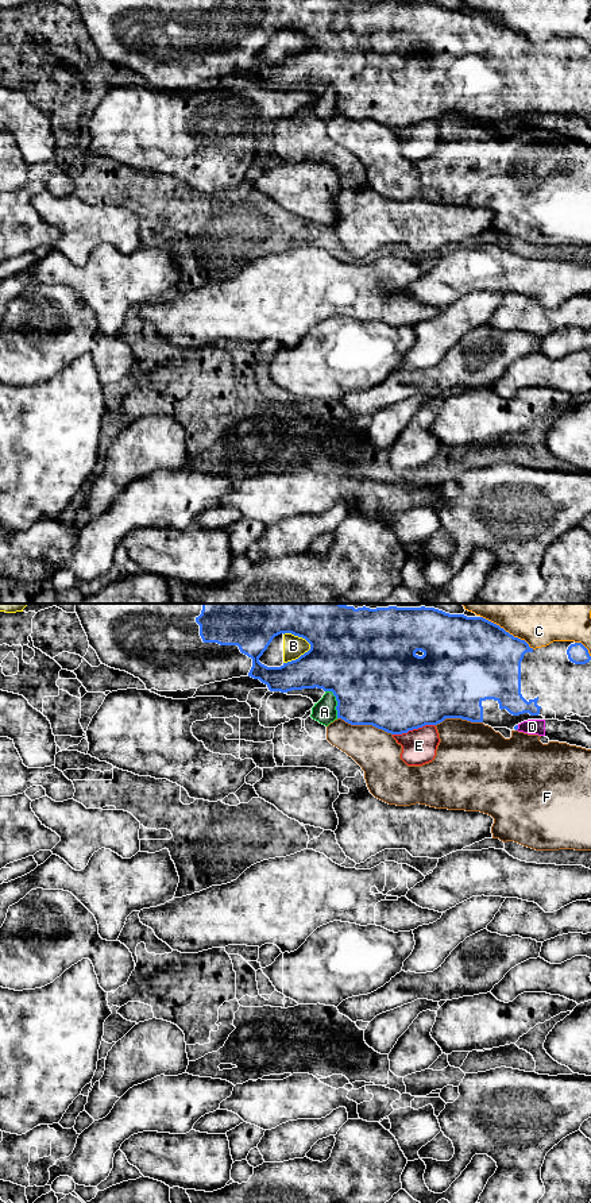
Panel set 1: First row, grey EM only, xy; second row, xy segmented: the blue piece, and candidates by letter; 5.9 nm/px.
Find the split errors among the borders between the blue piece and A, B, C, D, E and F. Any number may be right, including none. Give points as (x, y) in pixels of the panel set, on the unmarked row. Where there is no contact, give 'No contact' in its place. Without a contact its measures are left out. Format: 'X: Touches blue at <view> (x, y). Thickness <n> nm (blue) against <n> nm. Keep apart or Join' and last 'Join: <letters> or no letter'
A: Touches blue at xy (338, 97). Thickness 500 nm (blue) against 140 nm. Keep apart
B: Touches blue at xy (300, 51). Thickness 400 nm (blue) against 130 nm. Keep apart
C: Touches blue at xy (508, 27). Thickness 480 nm (blue) against 240 nm. Keep apart
D: Touches blue at xy (517, 123). Thickness 20 nm (blue) against 100 nm. Keep apart
E: Touches blue at xy (413, 123). Thickness 500 nm (blue) against 200 nm. Keep apart
F: Touches blue at xy (364, 119). Thickness 500 nm (blue) against 260 nm. Keep apart
Join: no letter

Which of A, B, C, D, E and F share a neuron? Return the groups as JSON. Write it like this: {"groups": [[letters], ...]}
{"groups": [["A"], ["B"], ["C"], ["D", "E"], ["F"]]}

